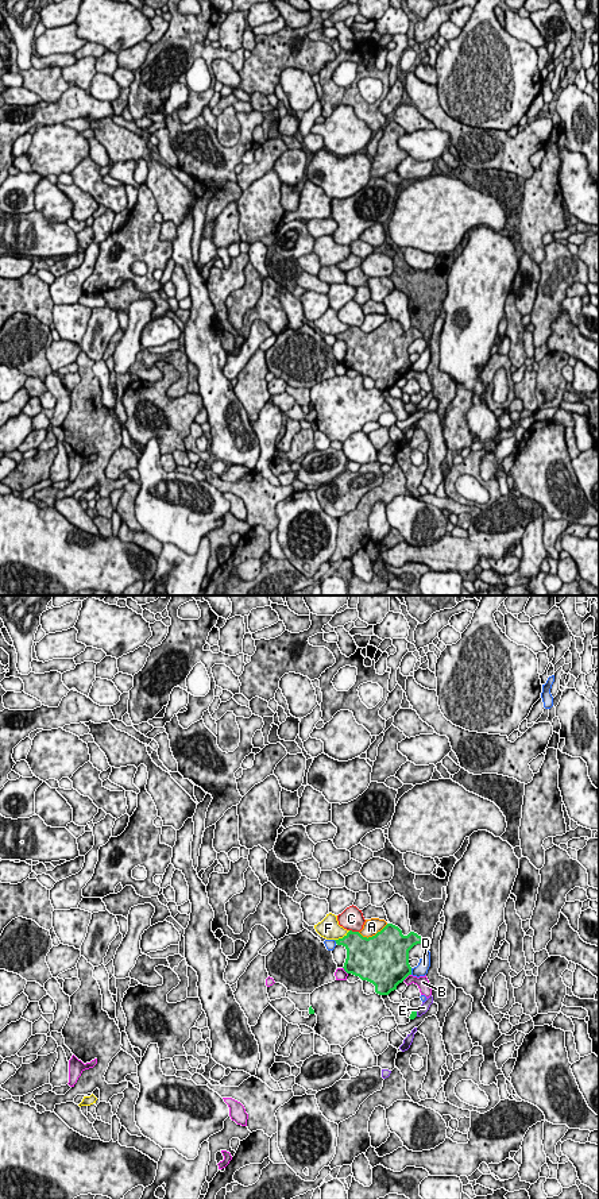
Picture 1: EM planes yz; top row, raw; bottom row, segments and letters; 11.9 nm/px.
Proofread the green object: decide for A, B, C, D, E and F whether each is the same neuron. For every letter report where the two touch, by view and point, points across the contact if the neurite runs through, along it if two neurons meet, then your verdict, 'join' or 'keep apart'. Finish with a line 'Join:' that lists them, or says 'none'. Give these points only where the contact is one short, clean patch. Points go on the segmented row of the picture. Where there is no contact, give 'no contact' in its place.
A: meets green in yz at (373, 936); keep apart
B: meets green in yz at (406, 976); keep apart
C: meets green in yz at (354, 932); keep apart
D: meets green in yz at (410, 971); keep apart
E: meets green in yz at (416, 1013); border along yz (416, 1010), (417, 1016); keep apart
F: meets green in yz at (343, 937); keep apart
Join: none

